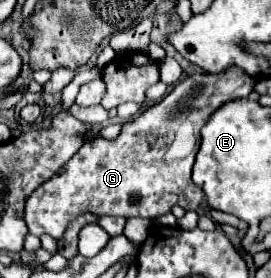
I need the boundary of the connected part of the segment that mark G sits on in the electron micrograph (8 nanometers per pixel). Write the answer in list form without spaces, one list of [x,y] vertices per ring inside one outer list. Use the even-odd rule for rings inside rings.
[[[229,66],[223,74],[193,72],[177,82],[161,102],[123,124],[115,140],[101,136],[87,138],[63,170],[27,198],[25,222],[29,232],[35,236],[51,234],[59,240],[69,222],[87,212],[95,216],[155,220],[169,214],[175,204],[185,210],[197,210],[205,196],[191,180],[191,168],[201,142],[199,130],[219,106],[249,96],[255,82],[255,78],[243,74],[237,66]],[[131,196],[137,196],[139,202],[131,202]]]

